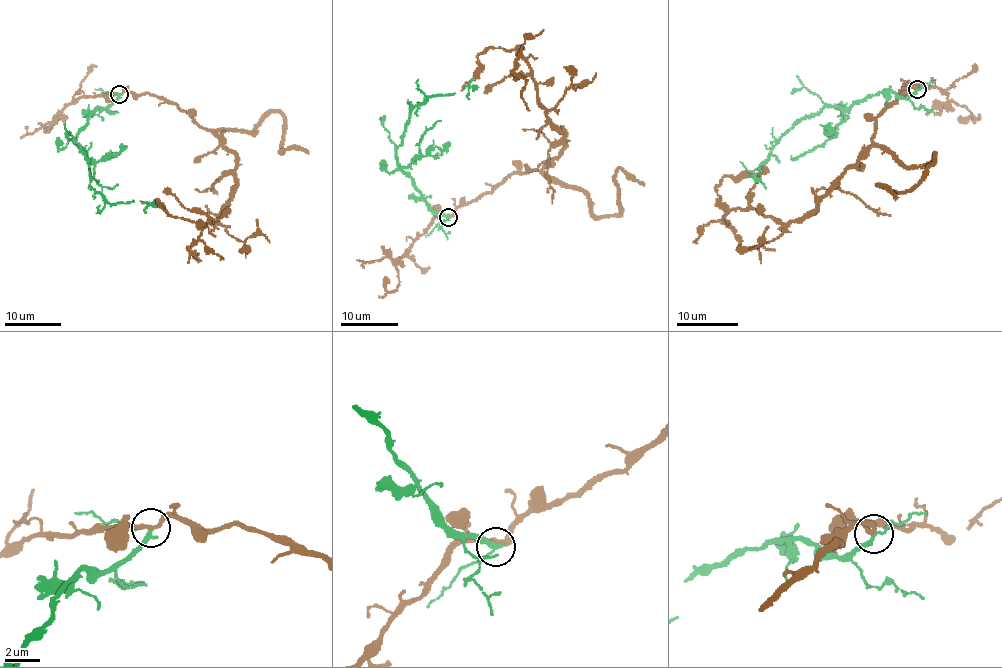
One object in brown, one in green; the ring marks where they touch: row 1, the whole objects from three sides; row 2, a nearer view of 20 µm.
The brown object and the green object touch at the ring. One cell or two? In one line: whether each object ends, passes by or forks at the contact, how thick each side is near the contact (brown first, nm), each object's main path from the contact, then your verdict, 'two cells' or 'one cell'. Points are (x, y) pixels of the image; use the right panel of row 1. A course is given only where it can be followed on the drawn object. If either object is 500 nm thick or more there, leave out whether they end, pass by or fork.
brown passes by; green passes by; 240 nm thick on the brown side, 220 nm on the other; brown runs (916, 90), (885, 106), (859, 159), (799, 219), (720, 201), (723, 177), (759, 172); green runs (916, 90), (904, 98), (882, 91), (847, 109), (824, 106), (820, 112), (798, 119), (754, 177), (766, 189); two cells

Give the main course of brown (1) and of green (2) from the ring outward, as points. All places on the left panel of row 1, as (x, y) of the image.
1: (120, 94), (152, 94), (175, 103), (234, 154), (232, 195), (217, 222), (201, 226), (140, 201)
2: (120, 94), (104, 108), (95, 109), (75, 141), (85, 157), (93, 188), (108, 203), (147, 205), (146, 213)

